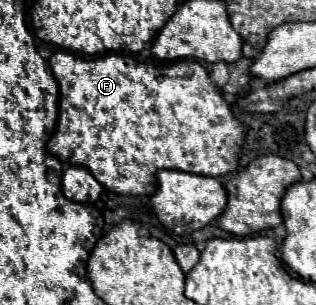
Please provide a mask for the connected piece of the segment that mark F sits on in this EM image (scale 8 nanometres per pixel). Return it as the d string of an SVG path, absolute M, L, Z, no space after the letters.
M58 51L50 57L50 69L60 89L60 111L56 131L46 143L46 151L62 163L70 161L70 165L86 167L108 191L120 195L150 195L154 191L154 175L160 169L220 177L238 167L244 127L232 115L220 89L210 81L198 61L154 65L118 53L76 57L68 51Z

